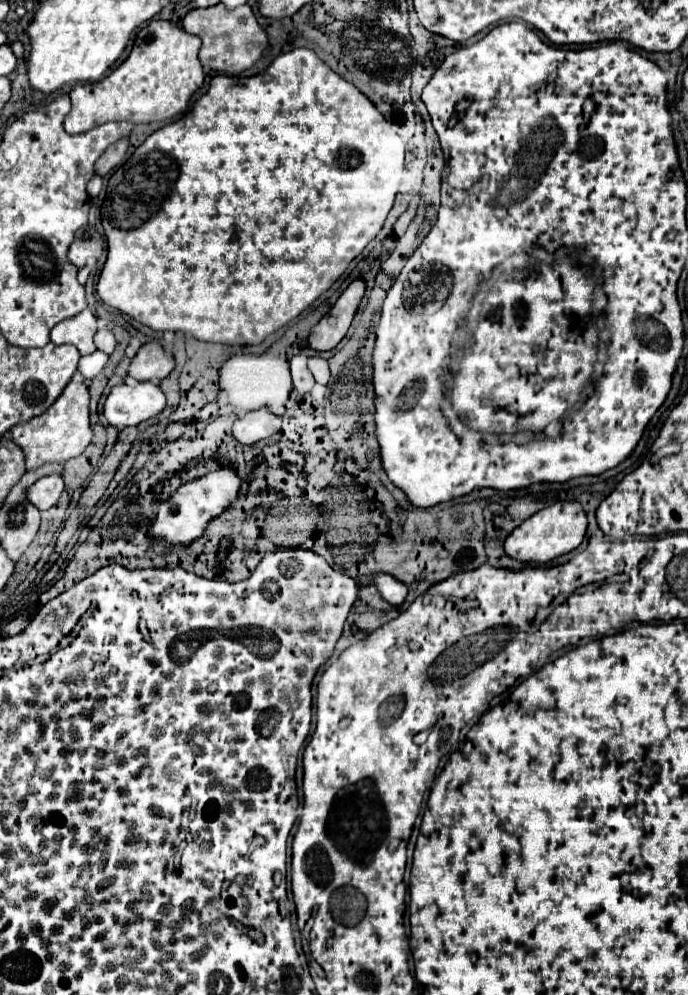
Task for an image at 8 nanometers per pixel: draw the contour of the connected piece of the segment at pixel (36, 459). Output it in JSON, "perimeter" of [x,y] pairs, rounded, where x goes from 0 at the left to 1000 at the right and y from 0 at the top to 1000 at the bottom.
{"perimeter":[[[112,374],[100,388],[92,392],[89,400],[60,416],[60,420],[48,420],[48,424],[36,424],[31,428],[19,428],[10,436],[36,456],[39,472],[54,472],[54,468],[65,466],[94,466],[97,462],[115,458],[132,444],[135,434],[129,426],[129,394],[124,380]]]}

